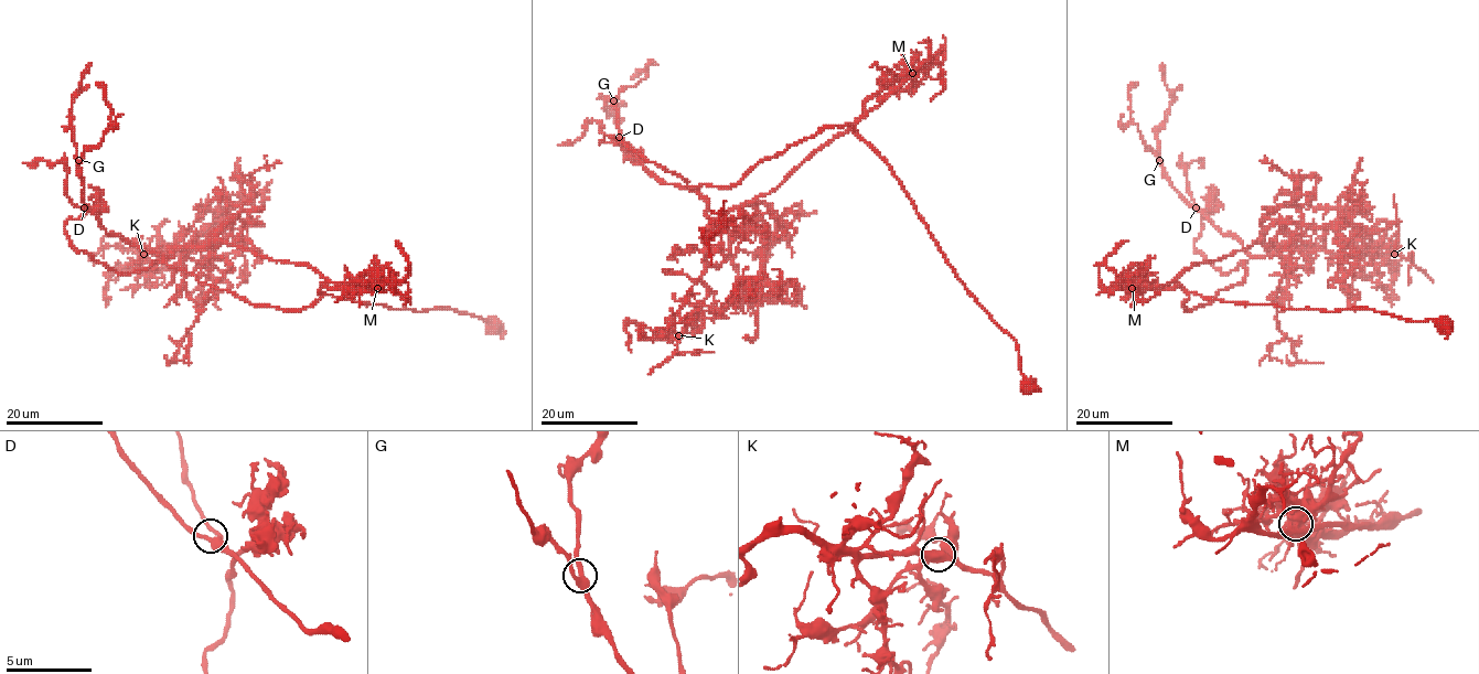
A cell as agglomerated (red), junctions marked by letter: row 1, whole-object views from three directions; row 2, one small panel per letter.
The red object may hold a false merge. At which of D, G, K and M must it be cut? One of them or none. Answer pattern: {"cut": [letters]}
{"cut": ["M"]}

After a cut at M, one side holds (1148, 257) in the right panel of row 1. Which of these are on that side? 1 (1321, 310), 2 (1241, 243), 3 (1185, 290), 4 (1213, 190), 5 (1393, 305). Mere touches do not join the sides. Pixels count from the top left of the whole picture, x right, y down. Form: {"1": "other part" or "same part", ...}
{"1": "same part", "2": "other part", "3": "same part", "4": "same part", "5": "other part"}

